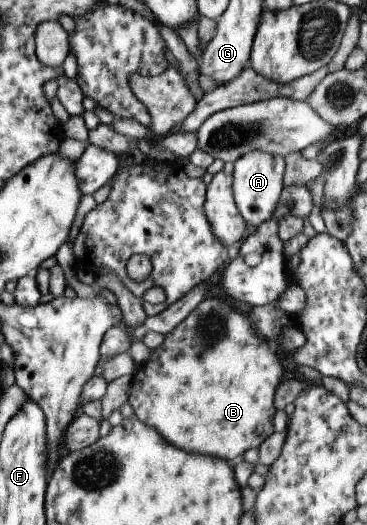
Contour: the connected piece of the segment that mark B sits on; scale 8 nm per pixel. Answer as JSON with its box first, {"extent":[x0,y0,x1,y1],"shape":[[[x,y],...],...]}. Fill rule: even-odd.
{"extent":[127,297,286,461],"shape":[[[206,297],[200,301],[193,311],[178,323],[172,331],[163,335],[164,341],[158,347],[151,350],[148,360],[136,365],[127,399],[130,407],[133,409],[133,414],[142,423],[152,426],[168,443],[172,443],[174,447],[184,449],[184,451],[196,451],[196,453],[214,455],[214,457],[230,461],[230,459],[238,457],[247,449],[258,447],[273,432],[272,415],[274,415],[276,410],[273,403],[274,391],[276,391],[276,386],[280,383],[286,369],[281,364],[282,355],[280,355],[279,349],[271,350],[267,341],[257,334],[254,322],[255,318],[248,313],[238,312],[228,301],[225,302],[216,297]]]}

